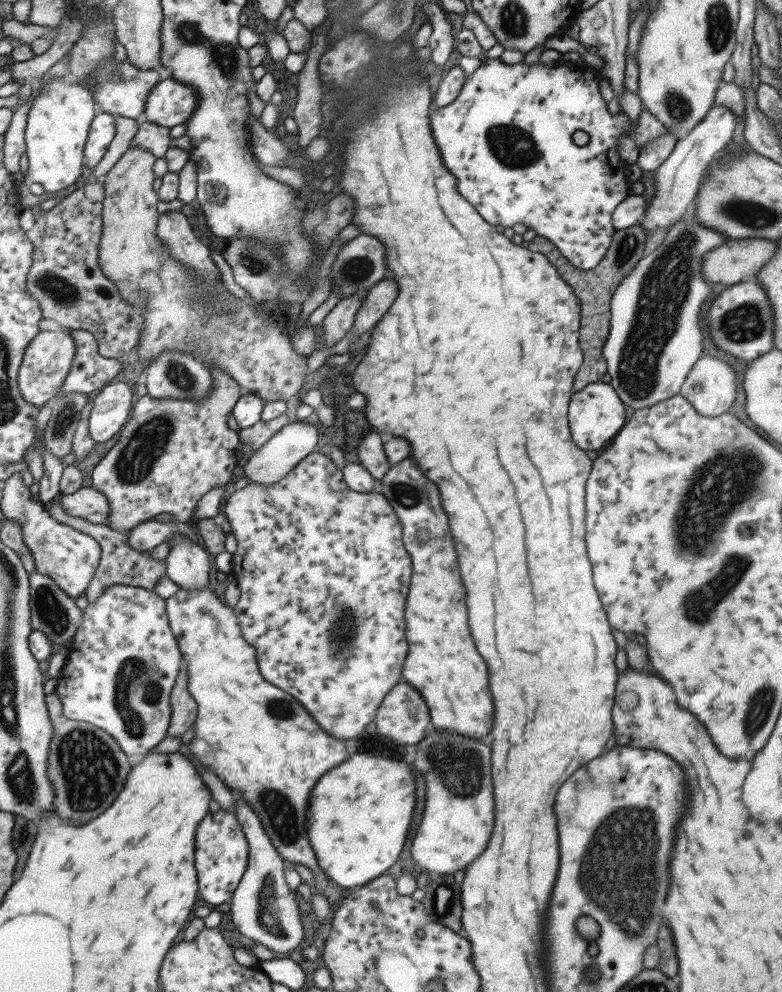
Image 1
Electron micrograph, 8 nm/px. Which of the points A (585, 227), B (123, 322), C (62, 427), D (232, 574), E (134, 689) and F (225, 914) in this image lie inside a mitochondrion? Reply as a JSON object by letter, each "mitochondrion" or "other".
{"A":"other","B":"other","C":"mitochondrion","D":"other","E":"mitochondrion","F":"other"}

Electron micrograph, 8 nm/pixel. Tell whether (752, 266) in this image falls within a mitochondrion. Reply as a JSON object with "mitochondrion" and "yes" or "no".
{"mitochondrion":"no"}

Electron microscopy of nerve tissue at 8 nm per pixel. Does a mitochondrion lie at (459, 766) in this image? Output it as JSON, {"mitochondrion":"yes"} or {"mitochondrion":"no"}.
{"mitochondrion":"yes"}

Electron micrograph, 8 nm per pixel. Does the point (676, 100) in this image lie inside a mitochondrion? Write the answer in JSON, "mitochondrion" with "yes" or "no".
{"mitochondrion":"yes"}

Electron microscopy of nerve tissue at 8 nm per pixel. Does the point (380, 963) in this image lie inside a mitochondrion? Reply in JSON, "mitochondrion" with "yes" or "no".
{"mitochondrion":"no"}

